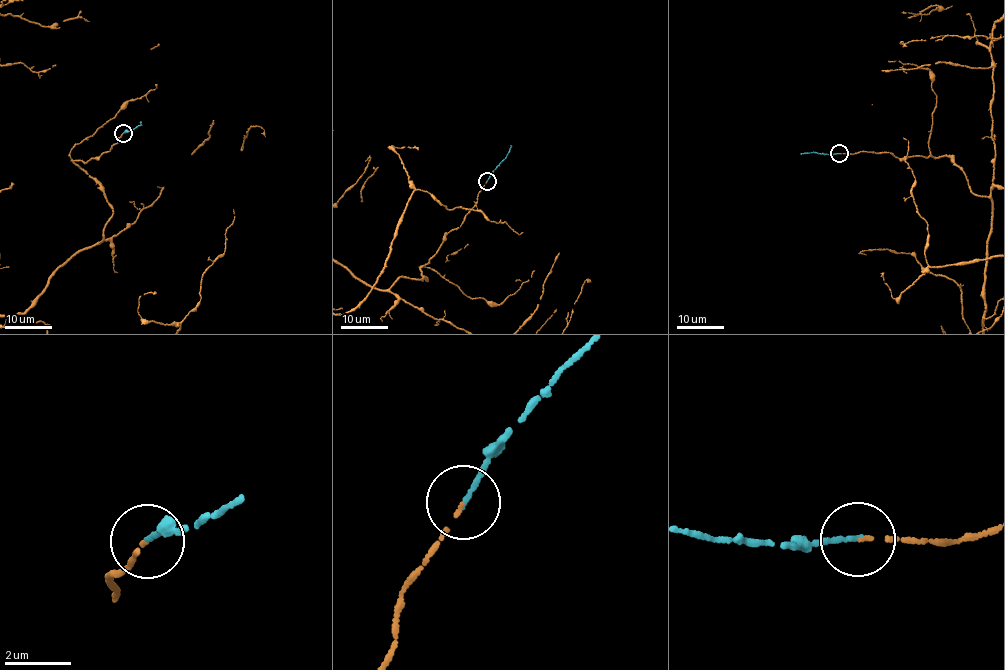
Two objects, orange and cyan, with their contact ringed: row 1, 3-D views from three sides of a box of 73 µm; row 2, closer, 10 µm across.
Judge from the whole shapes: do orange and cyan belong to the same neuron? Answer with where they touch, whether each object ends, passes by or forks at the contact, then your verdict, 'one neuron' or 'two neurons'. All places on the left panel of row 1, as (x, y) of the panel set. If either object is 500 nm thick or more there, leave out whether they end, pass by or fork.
place (123, 133); orange ends; cyan ends; one neuron

